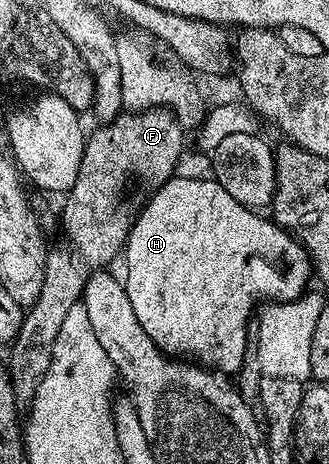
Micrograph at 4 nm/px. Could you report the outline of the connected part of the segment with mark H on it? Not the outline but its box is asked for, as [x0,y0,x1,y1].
[125,175,313,374]

